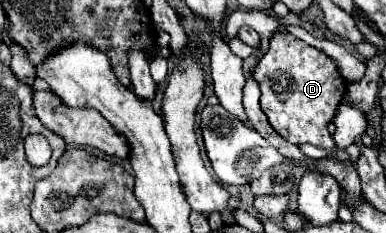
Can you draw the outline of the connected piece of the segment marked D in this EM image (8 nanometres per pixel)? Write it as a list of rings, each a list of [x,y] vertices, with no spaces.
[[[274,33],[268,53],[252,71],[258,81],[262,97],[260,107],[270,125],[290,143],[310,143],[320,149],[334,149],[336,143],[328,133],[328,123],[346,95],[346,79],[340,75],[336,63],[312,45],[296,39],[292,33]]]

